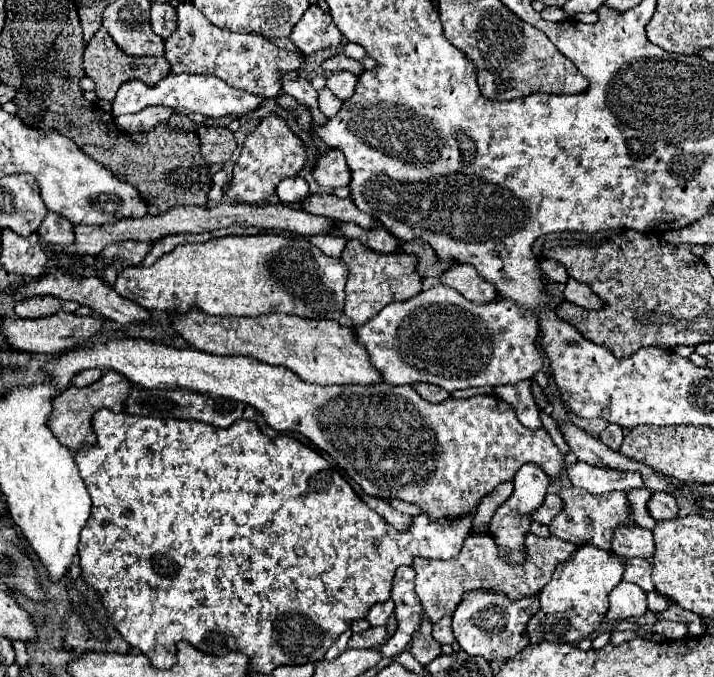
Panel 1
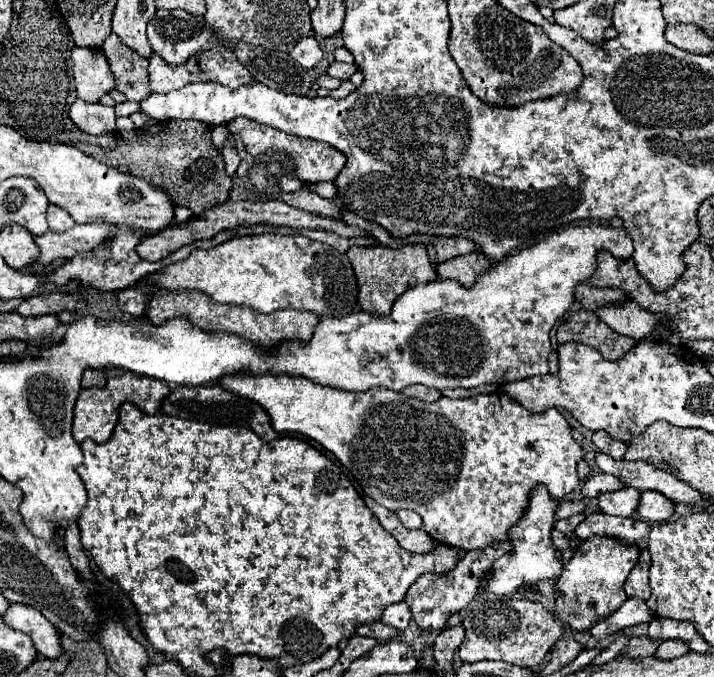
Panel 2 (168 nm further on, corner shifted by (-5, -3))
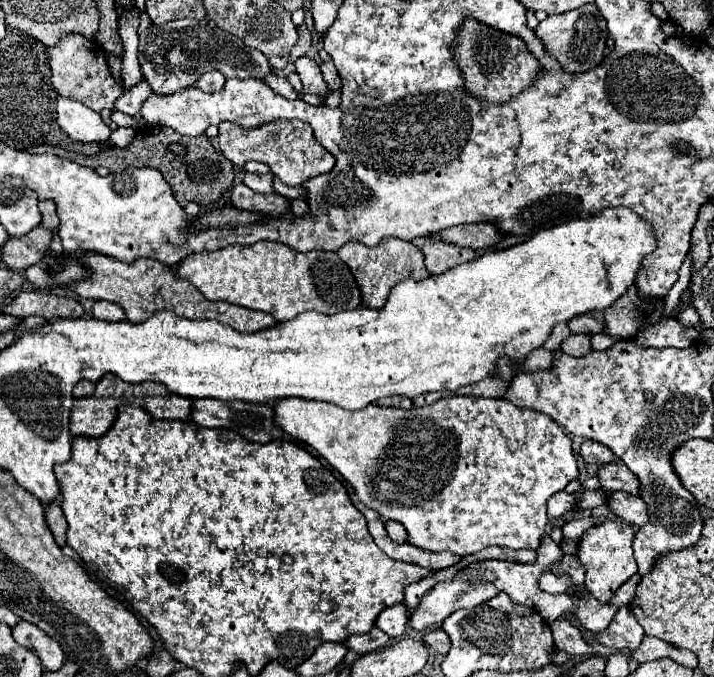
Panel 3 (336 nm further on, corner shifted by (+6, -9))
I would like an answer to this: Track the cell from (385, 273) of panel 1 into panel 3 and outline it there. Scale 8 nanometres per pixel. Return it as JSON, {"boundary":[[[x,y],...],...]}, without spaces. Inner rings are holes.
{"boundary":[[[393,237],[381,239],[381,243],[377,247],[367,247],[361,243],[345,243],[337,251],[337,255],[349,265],[349,269],[353,269],[353,275],[355,275],[361,295],[363,295],[363,305],[371,307],[371,309],[385,307],[391,287],[397,285],[399,281],[403,281],[407,277],[417,279],[417,281],[429,277],[429,273],[423,265],[421,249],[415,243],[407,243],[401,239],[393,239]]]}

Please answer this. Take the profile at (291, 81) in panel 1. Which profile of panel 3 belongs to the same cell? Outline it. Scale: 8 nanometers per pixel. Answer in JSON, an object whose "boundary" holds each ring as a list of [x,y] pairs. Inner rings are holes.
{"boundary":[[[177,19],[163,25],[151,25],[139,35],[139,63],[143,77],[155,95],[169,95],[177,93],[177,89],[191,87],[211,69],[219,69],[225,77],[237,79],[263,79],[271,71],[263,53],[249,49],[239,37],[225,33],[211,19]]]}

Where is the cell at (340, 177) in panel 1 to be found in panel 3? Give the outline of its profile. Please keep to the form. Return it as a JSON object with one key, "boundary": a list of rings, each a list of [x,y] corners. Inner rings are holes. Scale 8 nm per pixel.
{"boundary":[[[277,119],[253,129],[223,121],[219,125],[219,149],[231,163],[239,167],[243,167],[251,159],[269,165],[273,175],[277,175],[285,185],[301,185],[307,179],[329,173],[335,165],[335,157],[323,145],[317,143],[311,133],[311,127],[299,119]]]}

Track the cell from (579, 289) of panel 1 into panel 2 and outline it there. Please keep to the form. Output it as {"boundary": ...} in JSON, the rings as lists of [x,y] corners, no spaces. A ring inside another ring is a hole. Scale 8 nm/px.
{"boundary":[[[634,301],[624,303],[624,307],[600,307],[600,311],[596,311],[596,315],[616,333],[622,333],[622,335],[628,335],[634,339],[650,337],[656,329],[656,323],[662,319],[660,315],[652,315],[652,313],[644,311]]]}

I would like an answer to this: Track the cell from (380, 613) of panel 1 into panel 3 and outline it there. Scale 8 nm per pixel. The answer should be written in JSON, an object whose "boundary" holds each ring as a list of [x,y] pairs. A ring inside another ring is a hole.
{"boundary":[[[399,603],[399,605],[393,605],[393,607],[385,609],[385,611],[381,611],[375,625],[381,631],[385,631],[389,637],[401,637],[403,631],[405,631],[407,621],[409,621],[407,607],[403,603]]]}

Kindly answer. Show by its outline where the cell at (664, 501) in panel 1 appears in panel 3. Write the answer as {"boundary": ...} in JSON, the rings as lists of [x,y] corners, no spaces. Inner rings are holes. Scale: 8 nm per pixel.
{"boundary":[[[625,491],[611,493],[607,507],[611,509],[611,513],[615,513],[621,519],[625,519],[633,527],[643,527],[649,521],[647,505],[639,497],[633,497],[633,495],[625,493]]]}

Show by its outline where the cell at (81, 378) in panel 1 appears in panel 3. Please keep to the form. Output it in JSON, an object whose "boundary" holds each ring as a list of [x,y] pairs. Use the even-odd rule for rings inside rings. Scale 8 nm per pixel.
{"boundary":[[[81,380],[73,389],[75,398],[91,396],[95,390],[96,384],[88,380]]]}

